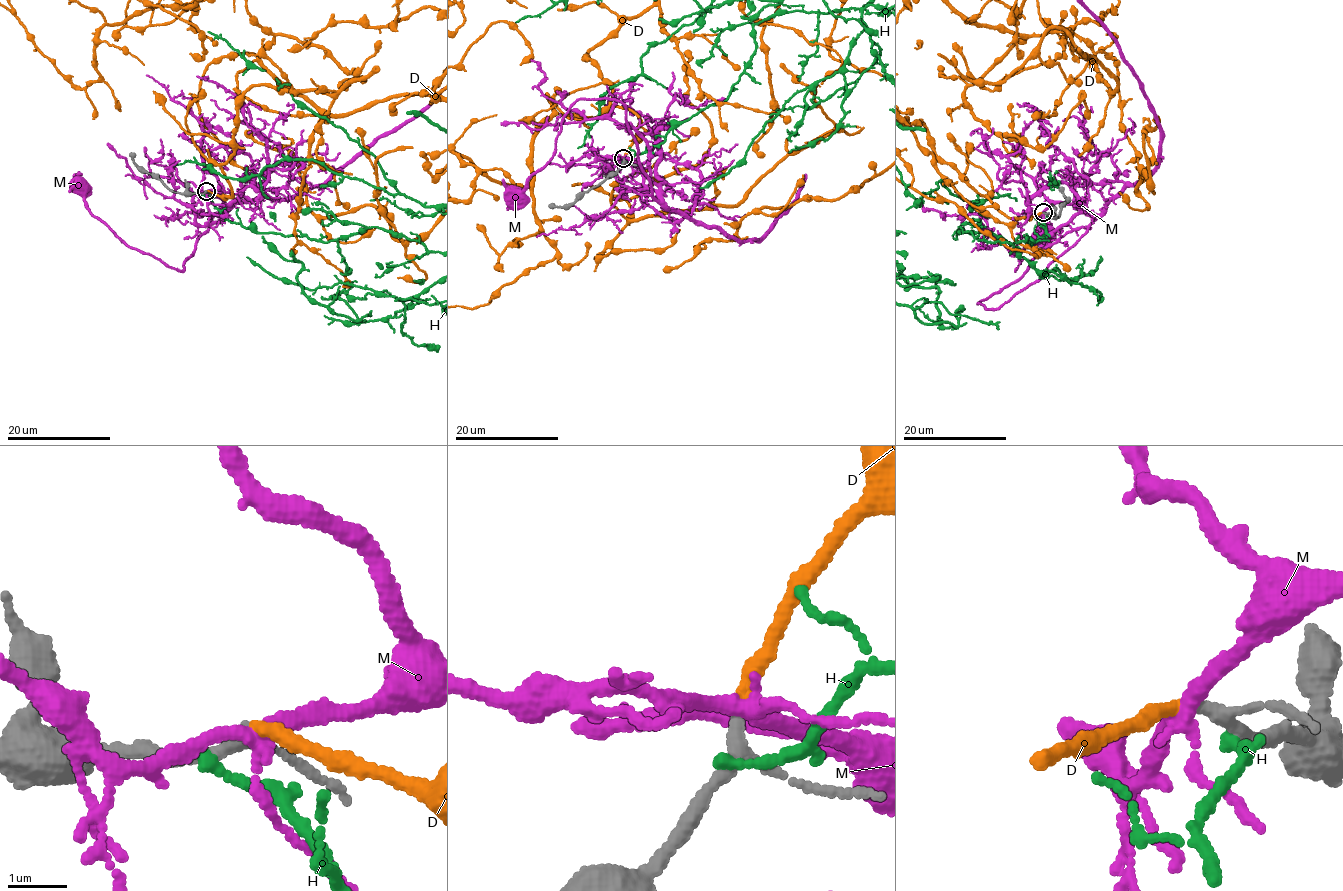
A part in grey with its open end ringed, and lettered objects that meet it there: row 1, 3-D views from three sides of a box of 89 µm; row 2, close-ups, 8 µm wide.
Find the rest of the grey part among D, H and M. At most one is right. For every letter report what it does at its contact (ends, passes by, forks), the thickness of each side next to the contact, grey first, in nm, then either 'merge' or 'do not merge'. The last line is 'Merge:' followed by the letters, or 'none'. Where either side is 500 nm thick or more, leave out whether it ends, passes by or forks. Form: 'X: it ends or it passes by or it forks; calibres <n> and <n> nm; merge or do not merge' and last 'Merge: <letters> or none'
D: it ends; calibres 180 and 200 nm; merge
H: it ends; calibres 240 and 200 nm; do not merge
M: it forks; calibres 180 and 240 nm; do not merge
Merge: D

